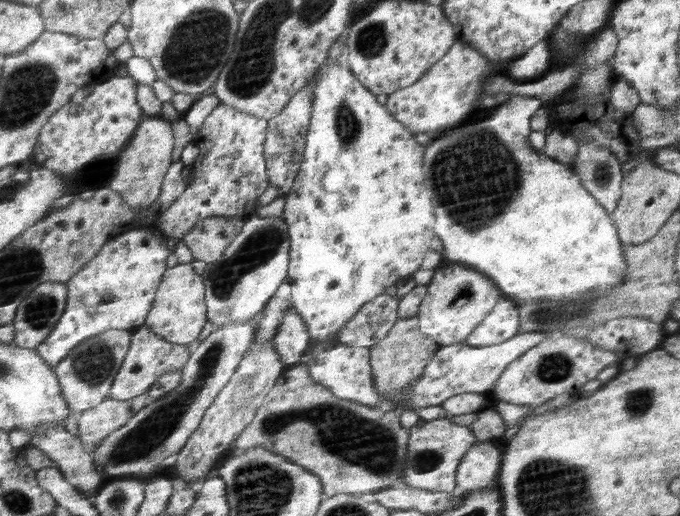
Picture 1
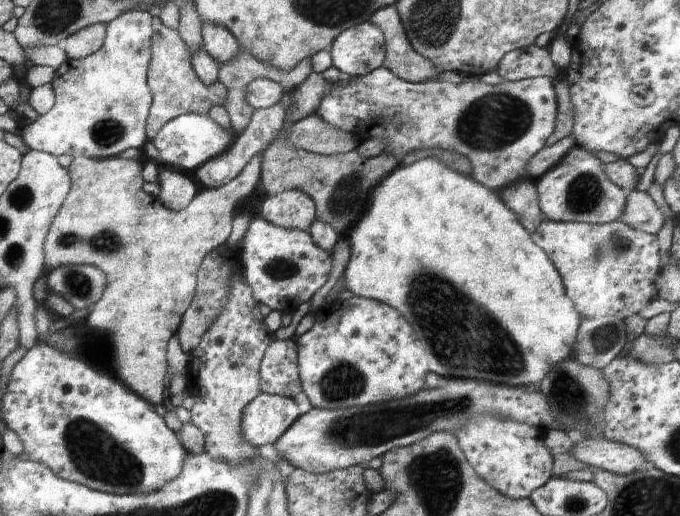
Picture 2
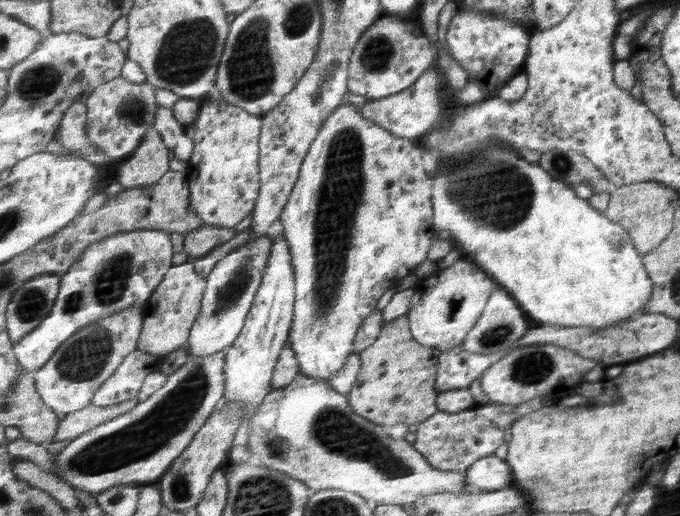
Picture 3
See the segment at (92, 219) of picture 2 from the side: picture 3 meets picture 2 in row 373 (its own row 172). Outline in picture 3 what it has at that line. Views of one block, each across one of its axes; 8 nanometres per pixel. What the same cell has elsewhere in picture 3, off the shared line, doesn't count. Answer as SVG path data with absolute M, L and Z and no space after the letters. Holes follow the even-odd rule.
M152 127L136 152L117 165L114 179L125 189L145 188L158 183L171 170L168 150L160 131Z

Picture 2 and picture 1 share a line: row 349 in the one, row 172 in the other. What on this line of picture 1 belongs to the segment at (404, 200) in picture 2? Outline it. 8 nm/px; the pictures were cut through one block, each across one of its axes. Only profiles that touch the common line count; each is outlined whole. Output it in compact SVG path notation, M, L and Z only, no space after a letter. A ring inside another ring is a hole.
M512 94L506 102L499 105L490 116L484 116L480 124L468 124L464 128L456 128L448 134L438 136L432 140L432 144L426 148L423 156L422 168L424 172L424 186L430 194L432 204L436 206L434 214L434 232L442 240L443 256L469 269L475 269L489 277L505 297L516 297L524 300L547 300L548 302L572 302L584 296L603 296L607 290L613 290L621 284L621 278L627 271L628 262L624 260L623 243L618 234L618 227L610 213L596 200L596 196L589 193L580 176L576 175L573 167L560 163L556 159L550 160L544 154L538 154L530 144L530 116L544 105L544 101L532 96L514 96Z

